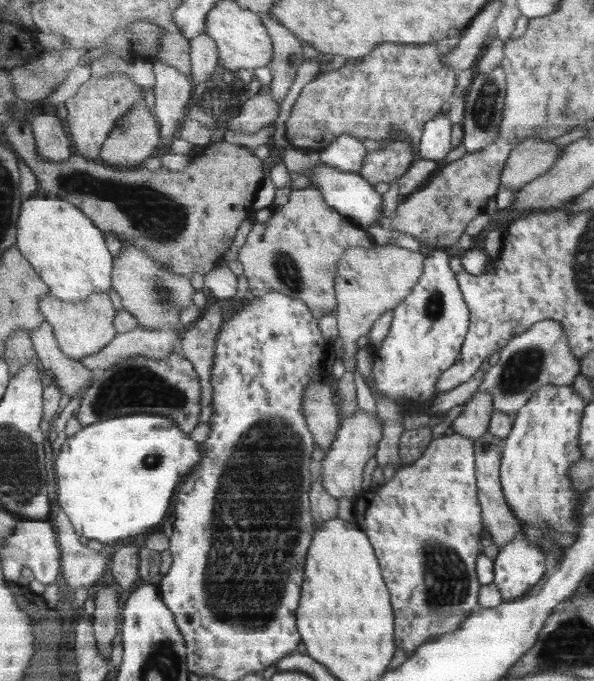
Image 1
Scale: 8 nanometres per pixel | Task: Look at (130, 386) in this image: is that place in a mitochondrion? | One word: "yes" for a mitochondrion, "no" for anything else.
yes

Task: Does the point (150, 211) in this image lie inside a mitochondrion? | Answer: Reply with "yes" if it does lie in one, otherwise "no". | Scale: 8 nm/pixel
yes

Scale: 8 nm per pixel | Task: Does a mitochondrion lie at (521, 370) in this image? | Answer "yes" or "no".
yes

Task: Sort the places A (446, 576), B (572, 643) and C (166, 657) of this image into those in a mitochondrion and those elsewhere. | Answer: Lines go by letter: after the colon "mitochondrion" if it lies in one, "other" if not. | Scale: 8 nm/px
A: mitochondrion
B: mitochondrion
C: mitochondrion

